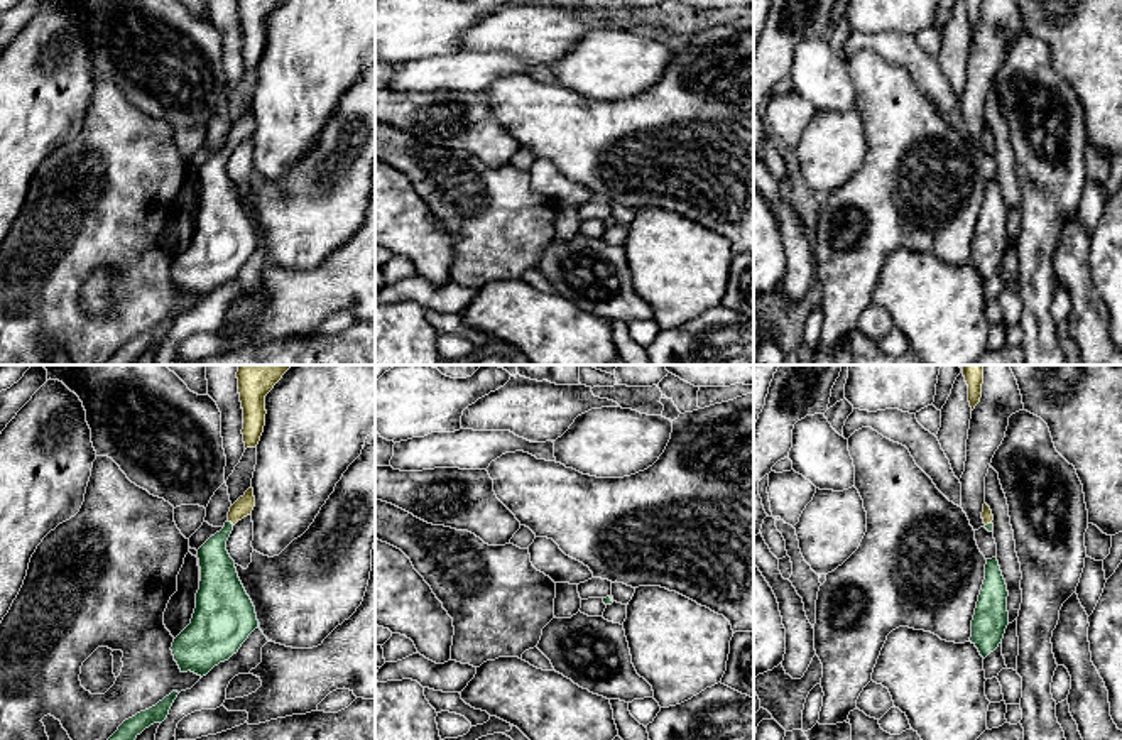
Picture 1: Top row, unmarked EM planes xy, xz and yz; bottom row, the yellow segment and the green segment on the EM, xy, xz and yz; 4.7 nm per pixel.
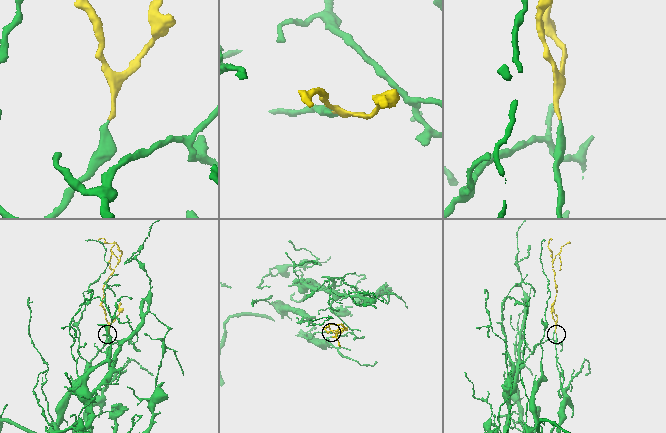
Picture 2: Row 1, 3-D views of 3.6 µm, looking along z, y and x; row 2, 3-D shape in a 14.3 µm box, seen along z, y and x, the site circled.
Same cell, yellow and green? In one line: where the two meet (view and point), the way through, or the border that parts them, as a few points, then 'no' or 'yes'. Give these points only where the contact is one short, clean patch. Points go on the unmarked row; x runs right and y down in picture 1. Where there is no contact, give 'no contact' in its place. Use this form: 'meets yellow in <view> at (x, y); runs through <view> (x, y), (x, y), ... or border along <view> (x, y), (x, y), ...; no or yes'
meets yellow in xy at (230, 142); runs through xy (244, 127), (230, 142), (218, 163), (218, 193); yes

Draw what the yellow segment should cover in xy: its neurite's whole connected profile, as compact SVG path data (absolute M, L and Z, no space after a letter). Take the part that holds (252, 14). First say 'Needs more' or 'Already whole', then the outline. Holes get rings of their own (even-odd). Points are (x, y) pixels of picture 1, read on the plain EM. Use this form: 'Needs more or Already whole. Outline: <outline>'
Already whole. Outline: M238 0L238 15L243 30L243 64L255 69L265 47L265 17L280 0Z

